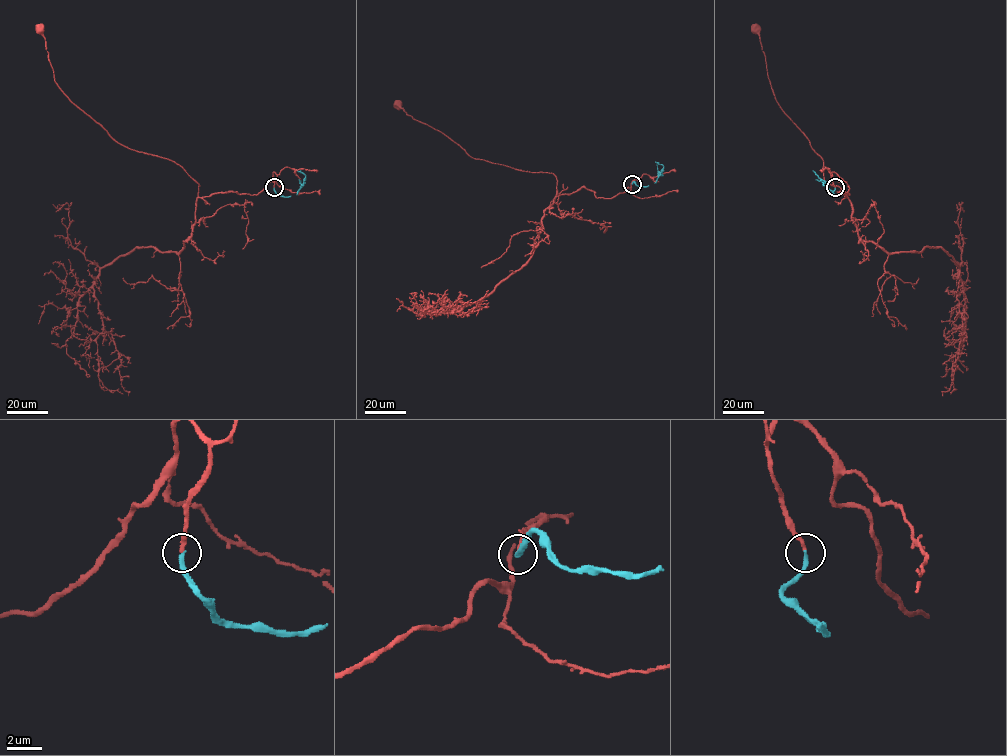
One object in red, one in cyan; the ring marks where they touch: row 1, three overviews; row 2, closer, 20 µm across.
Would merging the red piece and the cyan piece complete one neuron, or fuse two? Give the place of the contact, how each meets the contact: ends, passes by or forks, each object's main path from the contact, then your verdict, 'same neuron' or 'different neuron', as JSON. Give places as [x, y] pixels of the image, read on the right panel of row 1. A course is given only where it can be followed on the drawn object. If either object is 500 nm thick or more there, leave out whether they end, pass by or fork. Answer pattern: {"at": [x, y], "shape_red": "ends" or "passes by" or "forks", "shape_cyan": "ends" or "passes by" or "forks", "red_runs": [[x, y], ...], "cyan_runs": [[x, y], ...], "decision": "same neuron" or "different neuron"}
{"at": [835, 187], "shape_red": "ends", "shape_cyan": "ends", "red_runs": [[835, 187], [832, 172], [849, 195], [837, 192], [847, 196], [824, 180], [823, 160], [775, 100], [755, 29]], "cyan_runs": [[835, 187], [833, 192], [837, 197], [812, 171]], "decision": "same neuron"}

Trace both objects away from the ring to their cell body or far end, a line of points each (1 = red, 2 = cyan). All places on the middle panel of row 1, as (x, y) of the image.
1: (631, 184), (610, 198), (597, 198), (583, 186), (556, 196), (552, 173), (473, 158), (399, 104)
2: (631, 184), (633, 182), (638, 186), (647, 186), (655, 183), (663, 167), (655, 161)

